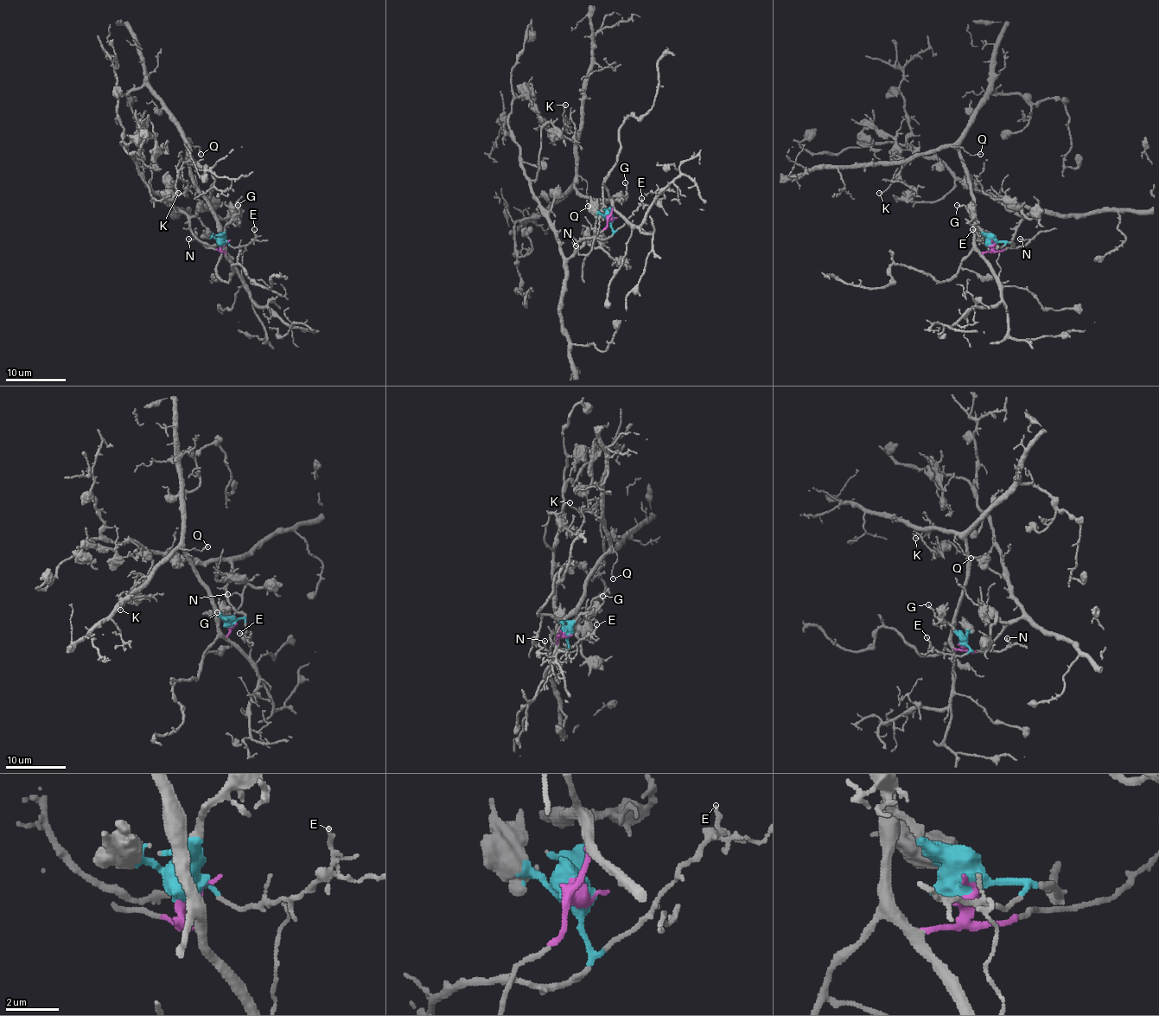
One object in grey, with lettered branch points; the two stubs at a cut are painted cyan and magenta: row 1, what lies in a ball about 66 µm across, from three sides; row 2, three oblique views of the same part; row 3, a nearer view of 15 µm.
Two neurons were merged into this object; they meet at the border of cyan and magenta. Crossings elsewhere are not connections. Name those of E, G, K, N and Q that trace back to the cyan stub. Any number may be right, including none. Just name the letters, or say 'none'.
E, G

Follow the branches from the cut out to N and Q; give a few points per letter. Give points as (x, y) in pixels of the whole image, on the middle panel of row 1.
N: (610, 219), (595, 236), (592, 248), (586, 254), (580, 254), (576, 246)
Q: (610, 219), (610, 202), (584, 197), (576, 188), (574, 182), (578, 176), (588, 184), (588, 207)

